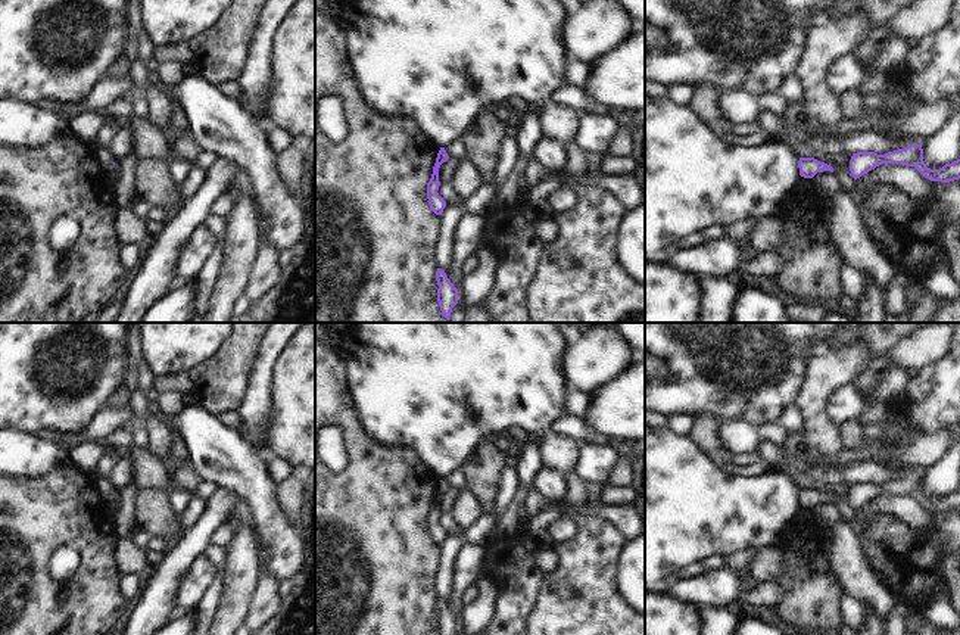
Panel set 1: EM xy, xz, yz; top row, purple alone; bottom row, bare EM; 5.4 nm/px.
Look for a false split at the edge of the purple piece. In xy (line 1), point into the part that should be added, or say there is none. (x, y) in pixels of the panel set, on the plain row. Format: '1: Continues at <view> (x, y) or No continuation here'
1: No continuation here

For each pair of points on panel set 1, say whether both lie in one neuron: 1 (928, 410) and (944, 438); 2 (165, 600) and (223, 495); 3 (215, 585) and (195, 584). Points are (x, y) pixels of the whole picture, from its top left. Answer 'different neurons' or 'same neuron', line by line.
1: different neurons
2: same neuron
3: different neurons

